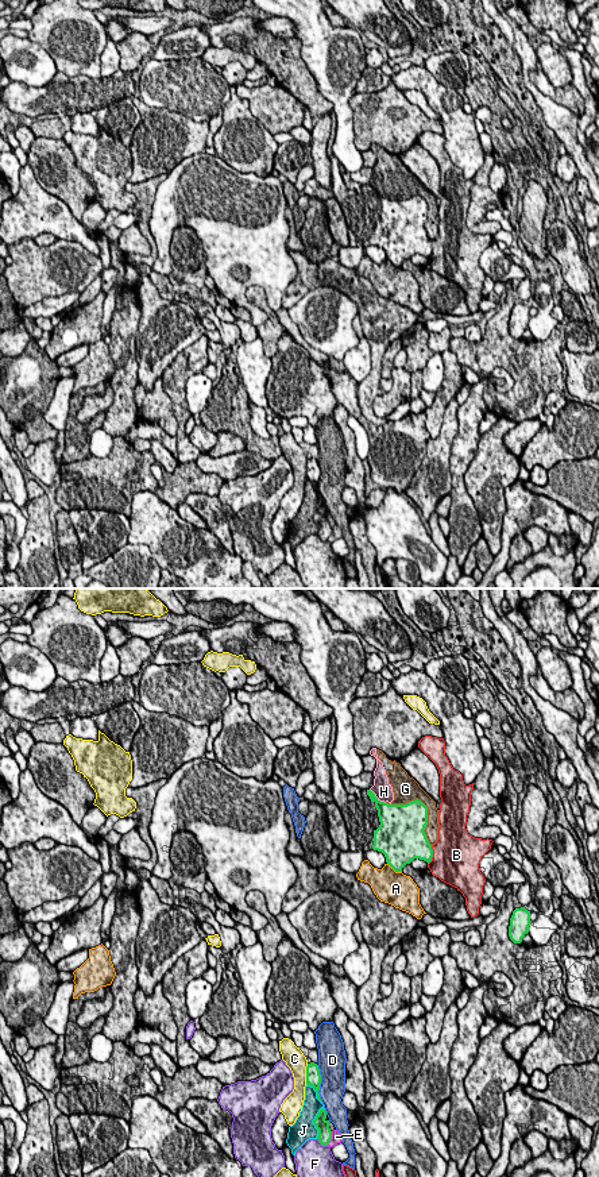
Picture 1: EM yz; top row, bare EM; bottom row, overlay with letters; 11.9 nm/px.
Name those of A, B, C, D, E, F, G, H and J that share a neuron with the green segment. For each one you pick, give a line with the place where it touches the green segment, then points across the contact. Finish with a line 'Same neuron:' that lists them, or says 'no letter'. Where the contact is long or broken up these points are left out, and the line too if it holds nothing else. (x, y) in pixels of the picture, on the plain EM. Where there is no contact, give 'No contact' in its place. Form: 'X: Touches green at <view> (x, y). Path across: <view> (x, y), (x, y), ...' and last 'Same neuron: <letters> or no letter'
Same neuron: no letter

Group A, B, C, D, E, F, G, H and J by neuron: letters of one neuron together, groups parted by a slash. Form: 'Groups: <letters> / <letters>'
Groups: A / B / C / D / E / F / G H / J

